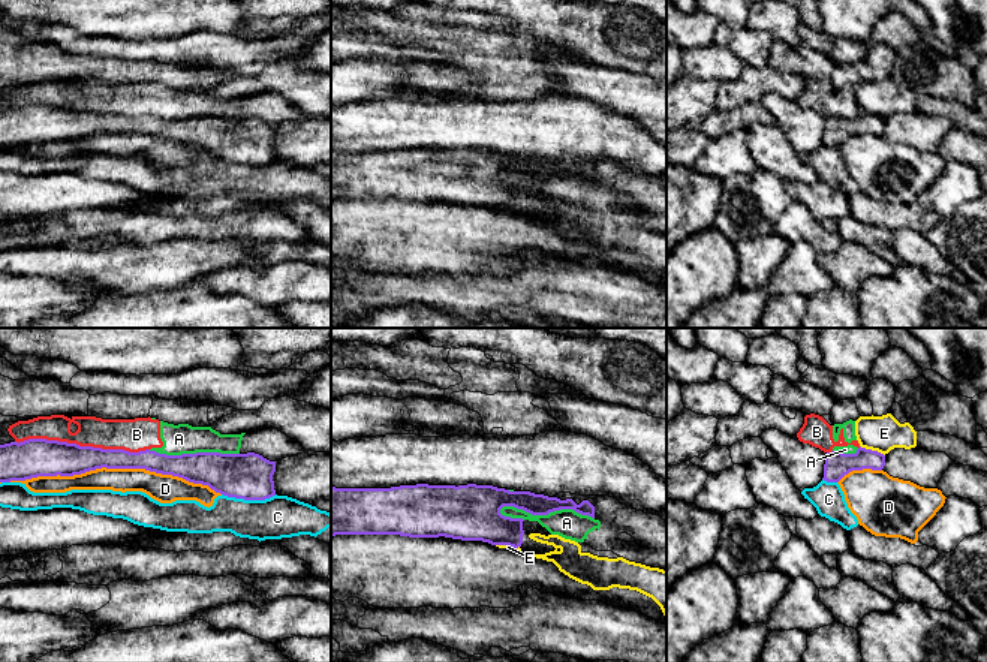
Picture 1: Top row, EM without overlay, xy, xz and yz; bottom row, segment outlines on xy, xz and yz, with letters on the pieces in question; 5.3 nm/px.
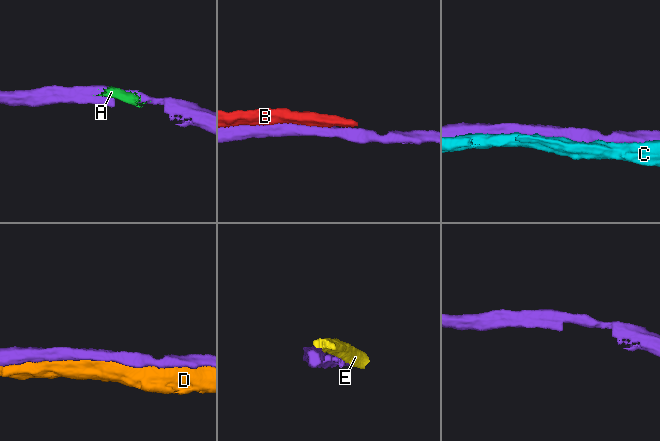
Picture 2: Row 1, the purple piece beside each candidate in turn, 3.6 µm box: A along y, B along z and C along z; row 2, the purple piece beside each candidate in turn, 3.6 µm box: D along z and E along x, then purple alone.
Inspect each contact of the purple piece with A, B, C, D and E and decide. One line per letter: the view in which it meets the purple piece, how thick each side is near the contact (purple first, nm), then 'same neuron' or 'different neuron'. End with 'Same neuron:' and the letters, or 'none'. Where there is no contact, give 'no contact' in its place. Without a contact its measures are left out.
A: meets purple in xz; 160 nm thick on the purple side, 160 nm on the other; different neuron
B: meets purple in xy; 200 nm thick on the purple side, 170 nm on the other; different neuron
C: meets purple in xy; 240 nm thick on the purple side, 220 nm on the other; different neuron
D: meets purple in xy; 170 nm thick on the purple side, 140 nm on the other; different neuron
E: meets purple in yz; 140 nm thick on the purple side, 190 nm on the other; different neuron
Same neuron: none

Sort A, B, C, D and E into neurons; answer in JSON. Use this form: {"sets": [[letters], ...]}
{"sets": [["A", "B"], ["C"], ["D"], ["E"]]}

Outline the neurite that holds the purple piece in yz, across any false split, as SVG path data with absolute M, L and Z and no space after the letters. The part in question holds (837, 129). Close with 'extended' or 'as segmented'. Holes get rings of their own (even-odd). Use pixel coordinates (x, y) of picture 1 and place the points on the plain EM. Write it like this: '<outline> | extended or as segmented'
M858 112L855 118L842 118L842 117L827 117L825 129L824 129L824 145L827 147L839 147L845 139L852 135L882 135L885 130L885 120L866 114Z | as segmented

